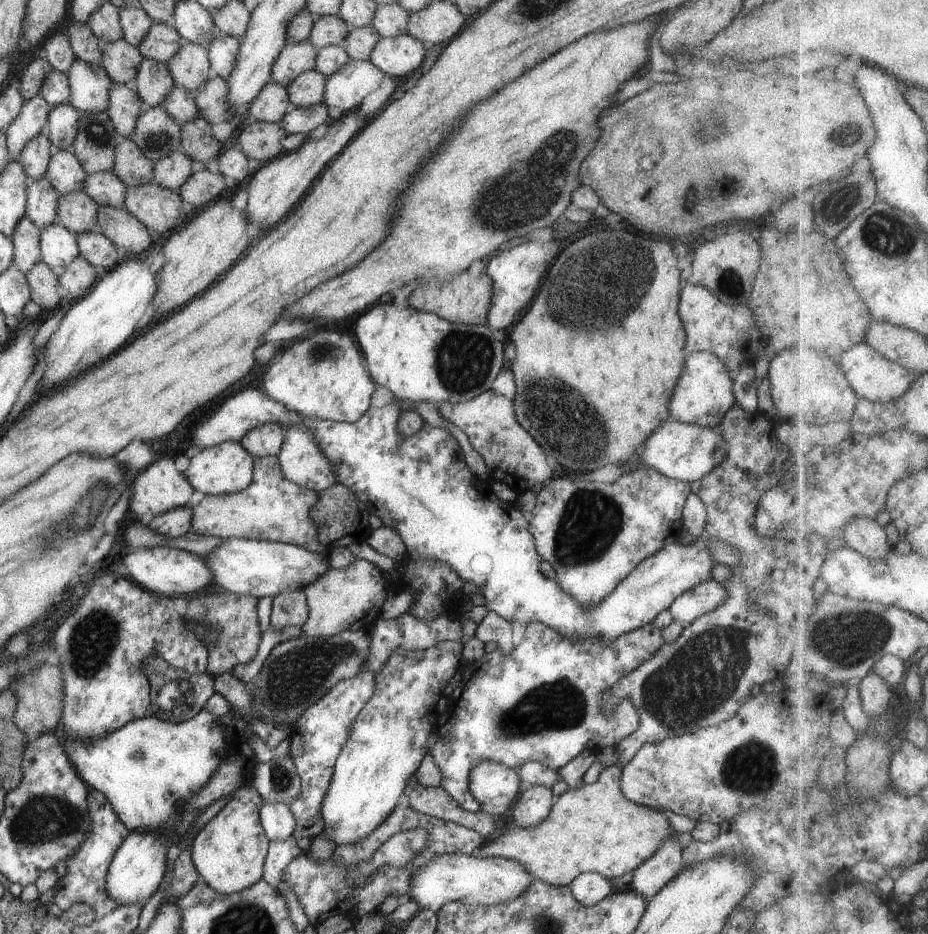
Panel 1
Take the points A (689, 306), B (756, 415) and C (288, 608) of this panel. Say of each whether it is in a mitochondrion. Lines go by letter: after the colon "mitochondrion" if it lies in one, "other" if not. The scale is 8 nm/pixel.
A: other
B: other
C: mitochondrion

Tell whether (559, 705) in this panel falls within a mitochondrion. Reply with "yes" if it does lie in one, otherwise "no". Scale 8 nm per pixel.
yes

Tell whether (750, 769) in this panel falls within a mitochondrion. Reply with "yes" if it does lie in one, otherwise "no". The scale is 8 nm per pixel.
yes

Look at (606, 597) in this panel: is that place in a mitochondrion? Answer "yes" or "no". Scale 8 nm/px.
no

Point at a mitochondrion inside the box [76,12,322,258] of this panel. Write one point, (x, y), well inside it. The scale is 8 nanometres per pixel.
(94, 131)

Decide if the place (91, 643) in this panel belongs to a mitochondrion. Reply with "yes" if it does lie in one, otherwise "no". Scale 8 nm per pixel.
yes

